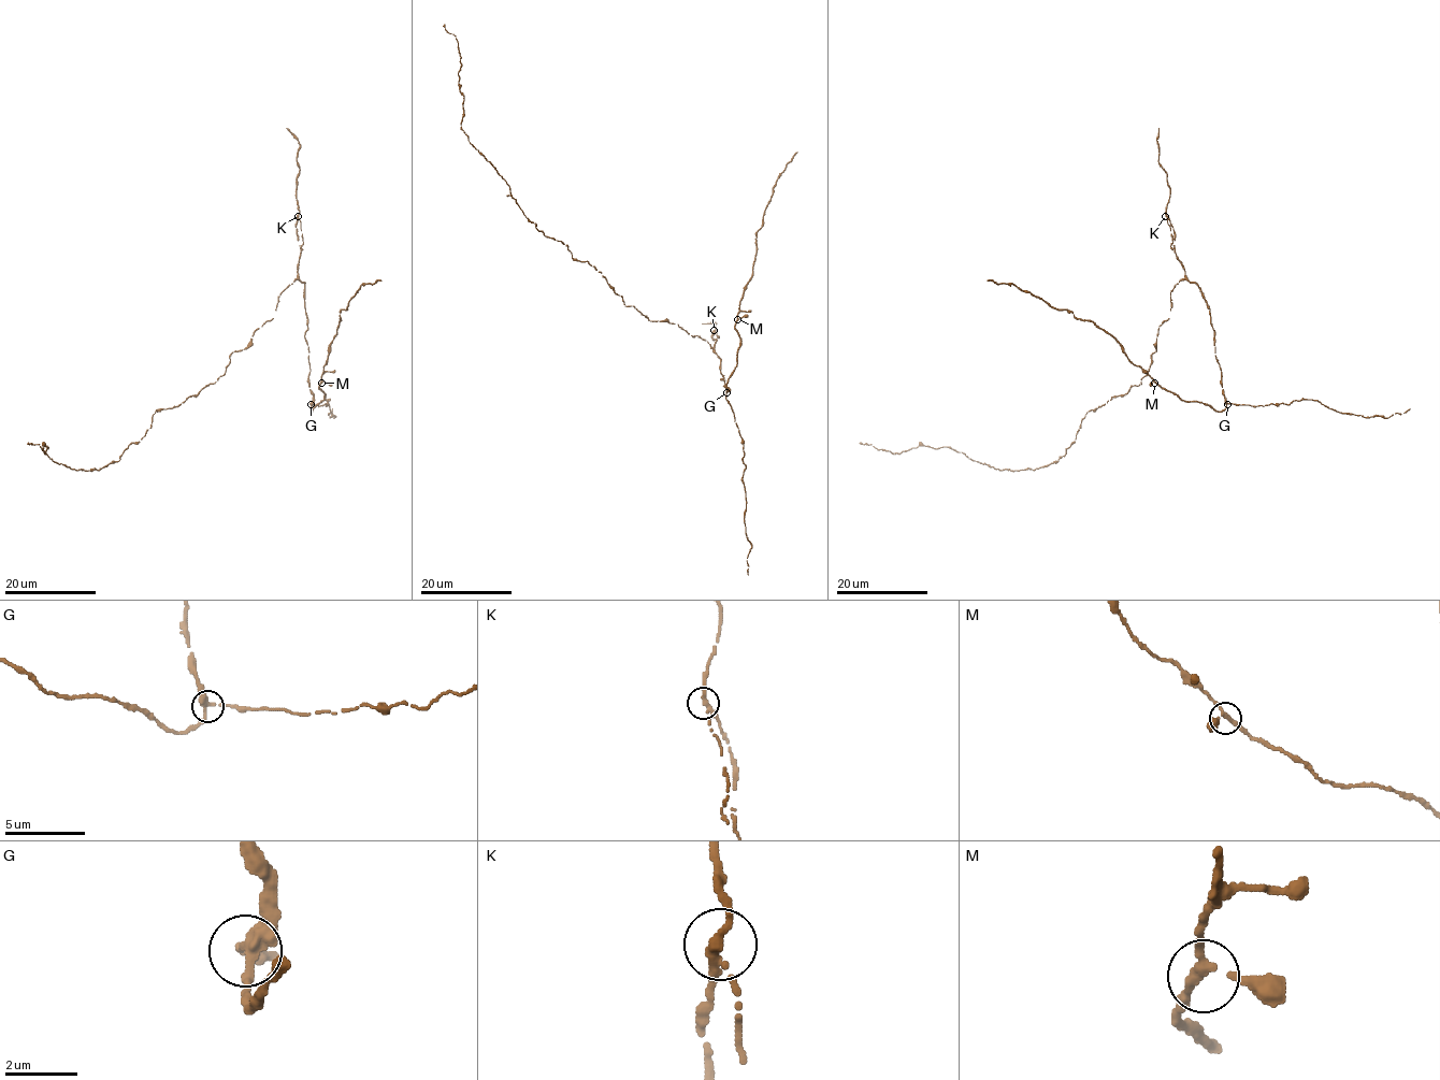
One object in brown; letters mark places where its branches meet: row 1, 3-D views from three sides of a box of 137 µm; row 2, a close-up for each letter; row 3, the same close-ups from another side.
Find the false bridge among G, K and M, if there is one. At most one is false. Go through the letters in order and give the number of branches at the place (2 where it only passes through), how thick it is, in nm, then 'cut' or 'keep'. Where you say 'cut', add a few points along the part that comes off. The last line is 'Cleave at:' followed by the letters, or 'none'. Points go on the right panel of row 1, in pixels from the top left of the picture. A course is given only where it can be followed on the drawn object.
G: 3 branches meet; 300 nm thick; keep
K: 3 branches meet; 240 nm thick; keep
M: 3 branches meet; 240 nm thick; keep
Cleave at: none

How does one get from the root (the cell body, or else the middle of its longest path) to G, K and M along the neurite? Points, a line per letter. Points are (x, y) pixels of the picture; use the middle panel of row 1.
G: (684, 330), (692, 336), (706, 340), (720, 359), (720, 378), (725, 379), (726, 392)
K: (684, 330), (692, 336), (706, 340), (714, 350), (717, 335), (719, 337), (711, 337), (714, 331)
M: (684, 330), (710, 344), (720, 359), (720, 378), (728, 391), (739, 345), (734, 326), (737, 319)

